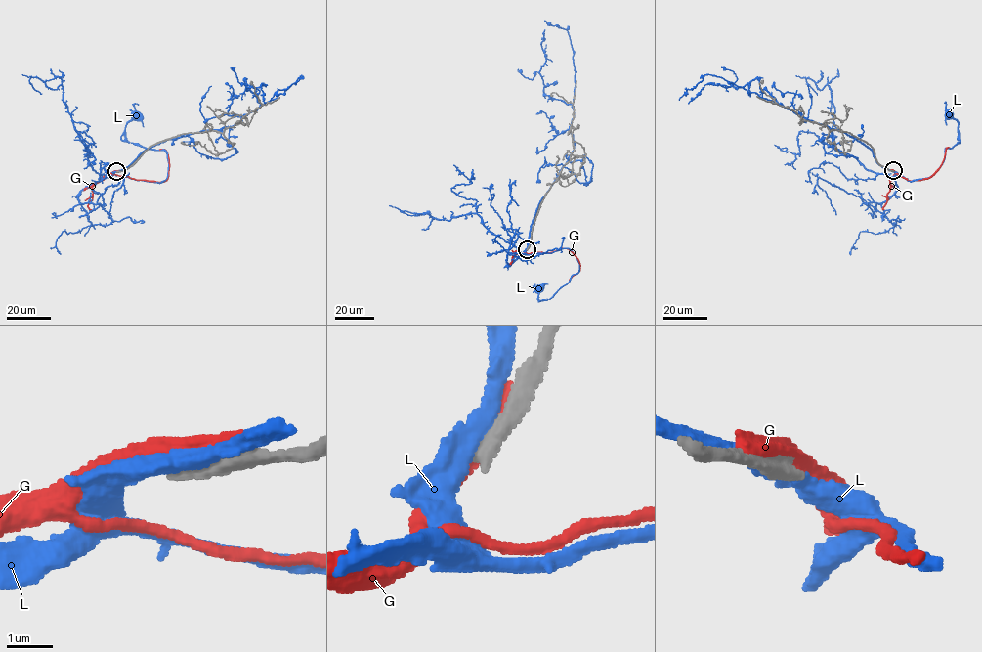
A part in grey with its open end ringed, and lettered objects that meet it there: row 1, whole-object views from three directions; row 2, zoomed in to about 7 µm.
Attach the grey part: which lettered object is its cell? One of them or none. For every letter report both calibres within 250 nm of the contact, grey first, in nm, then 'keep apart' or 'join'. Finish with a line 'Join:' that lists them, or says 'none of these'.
G: 320 nm thick on the grey side, 600 nm on the other; keep apart
L: 480 nm thick on the grey side, 360 nm on the other; keep apart
Join: none of these

